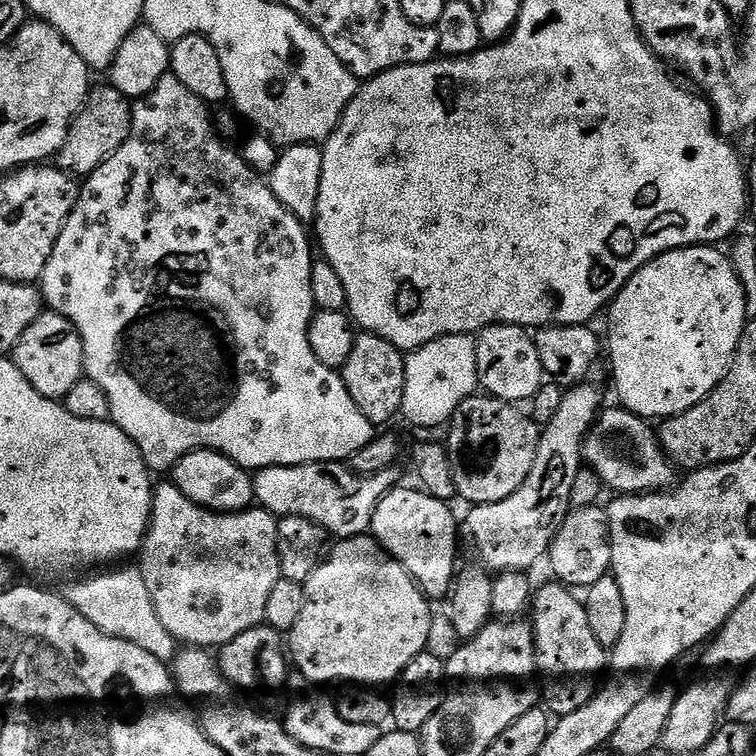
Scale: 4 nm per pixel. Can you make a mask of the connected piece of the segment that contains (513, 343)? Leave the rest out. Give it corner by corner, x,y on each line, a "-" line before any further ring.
491,324
475,337
478,358
478,382
485,393
510,404
519,405
520,400
531,401
538,394
546,377
542,358
538,358
538,346
529,329
516,324

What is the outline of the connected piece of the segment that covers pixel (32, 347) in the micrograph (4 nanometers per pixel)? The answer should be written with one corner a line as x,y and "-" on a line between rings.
51,310
41,312
38,318
34,318
34,322
30,322
26,334
18,338
10,359
16,363
18,370
22,370
26,382
30,382
38,394
51,400
63,401
74,385
85,379
82,338
71,322

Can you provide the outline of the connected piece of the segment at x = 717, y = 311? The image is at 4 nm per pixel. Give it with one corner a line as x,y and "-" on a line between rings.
693,246
691,248
676,248
673,252
663,252
658,258
642,266
624,284
624,289
616,295
607,309
608,340
606,336
606,360
612,363
612,384
616,387
616,396
625,412
632,412
636,416
653,418
667,418
677,416
702,402
720,384
720,379
728,373
728,366
732,363
732,356
736,353
739,339
742,338
743,328
750,317
746,314
746,294
742,294
742,282
738,282
738,274
734,274
734,266
727,255
720,253
716,246

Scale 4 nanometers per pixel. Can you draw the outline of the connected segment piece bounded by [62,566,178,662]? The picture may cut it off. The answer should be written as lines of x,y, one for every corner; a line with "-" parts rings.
124,566
73,579
68,582
73,584
68,584
62,589
64,600
70,602
70,606
74,606
74,610
78,610
82,618
86,618
86,622
98,626
102,634
110,634
110,638
122,638
122,642
134,642
134,646
146,650
146,654
154,654
154,658
171,662
176,657
178,641
172,637
170,630
166,630
166,626
162,626
158,610
154,610
150,590
146,590
146,582
139,567
120,567

